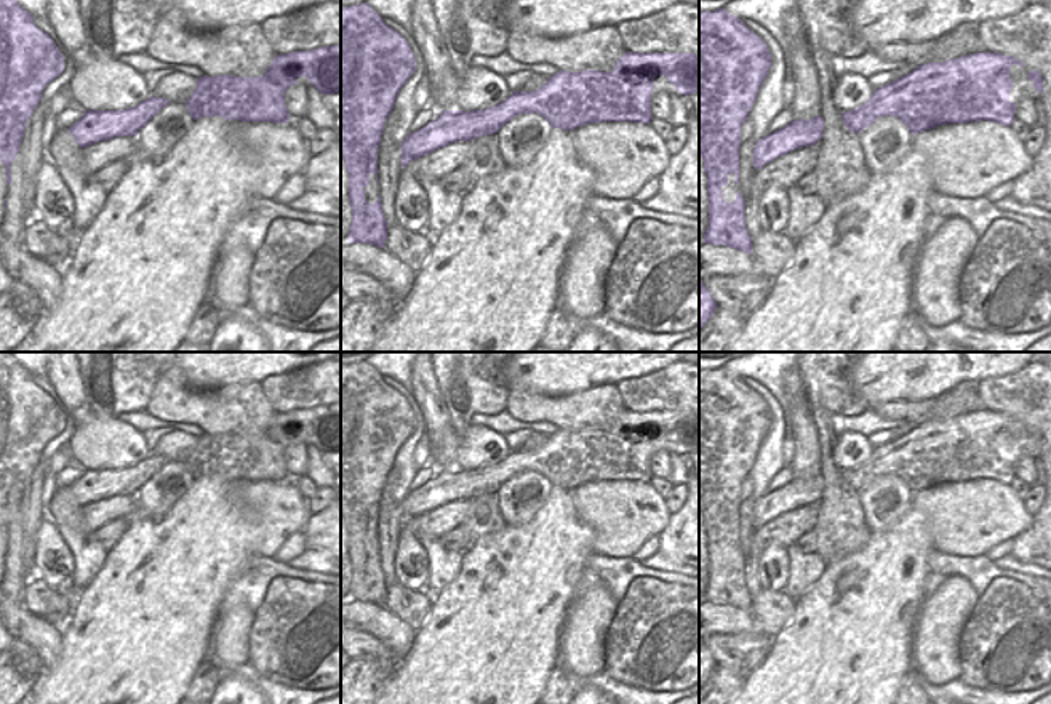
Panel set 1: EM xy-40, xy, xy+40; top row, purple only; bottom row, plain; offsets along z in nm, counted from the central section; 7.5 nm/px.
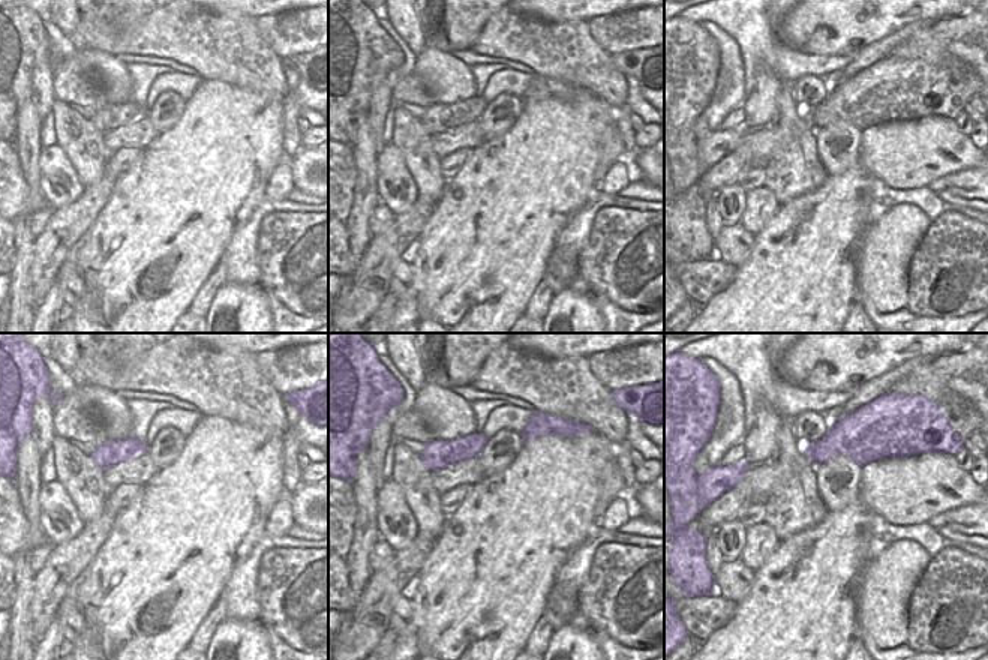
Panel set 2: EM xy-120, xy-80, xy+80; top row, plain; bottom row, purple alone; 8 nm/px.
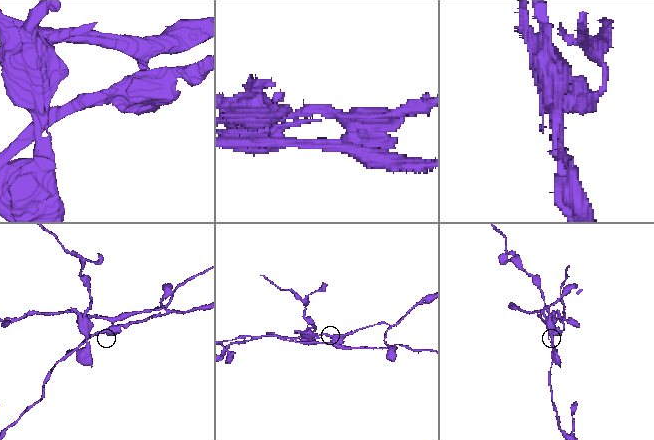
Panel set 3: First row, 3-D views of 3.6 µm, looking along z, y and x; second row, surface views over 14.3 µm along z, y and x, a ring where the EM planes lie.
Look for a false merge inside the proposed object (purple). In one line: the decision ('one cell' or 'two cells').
two cells

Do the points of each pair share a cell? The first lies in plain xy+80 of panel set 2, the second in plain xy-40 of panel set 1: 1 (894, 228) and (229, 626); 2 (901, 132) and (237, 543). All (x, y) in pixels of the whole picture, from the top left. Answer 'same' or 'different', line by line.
1: same
2: different

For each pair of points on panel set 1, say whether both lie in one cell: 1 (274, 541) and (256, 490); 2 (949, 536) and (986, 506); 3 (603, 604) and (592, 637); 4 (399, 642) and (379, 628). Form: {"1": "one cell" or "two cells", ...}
{"1": "one cell", "2": "one cell", "3": "one cell", "4": "one cell"}

